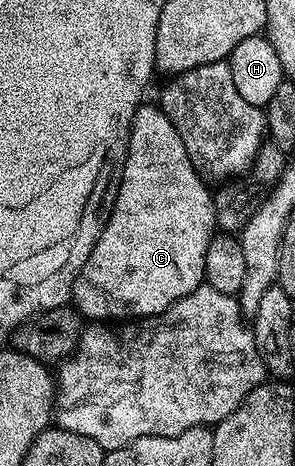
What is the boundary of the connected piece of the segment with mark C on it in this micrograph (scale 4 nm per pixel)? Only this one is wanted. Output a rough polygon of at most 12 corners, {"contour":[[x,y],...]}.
{"contour":[[156,103],[72,303],[158,316],[204,281],[213,192]]}

